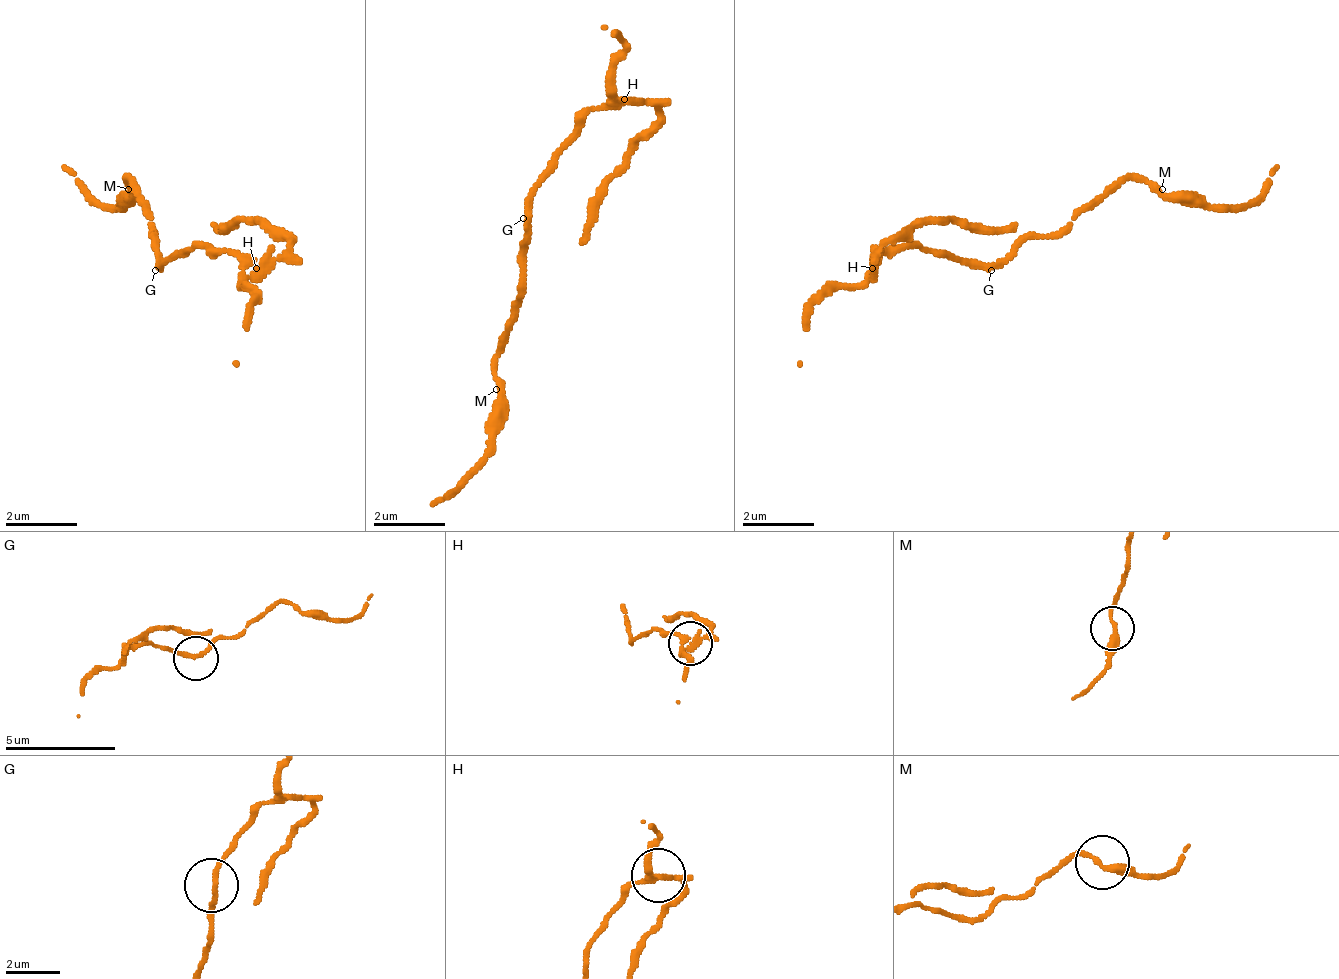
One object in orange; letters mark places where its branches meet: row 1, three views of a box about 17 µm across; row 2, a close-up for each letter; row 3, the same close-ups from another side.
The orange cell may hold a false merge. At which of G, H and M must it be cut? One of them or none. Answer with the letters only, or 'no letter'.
H

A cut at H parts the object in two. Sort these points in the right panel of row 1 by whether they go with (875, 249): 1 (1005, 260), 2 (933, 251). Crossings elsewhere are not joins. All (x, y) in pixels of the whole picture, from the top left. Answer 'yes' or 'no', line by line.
1: no
2: no

